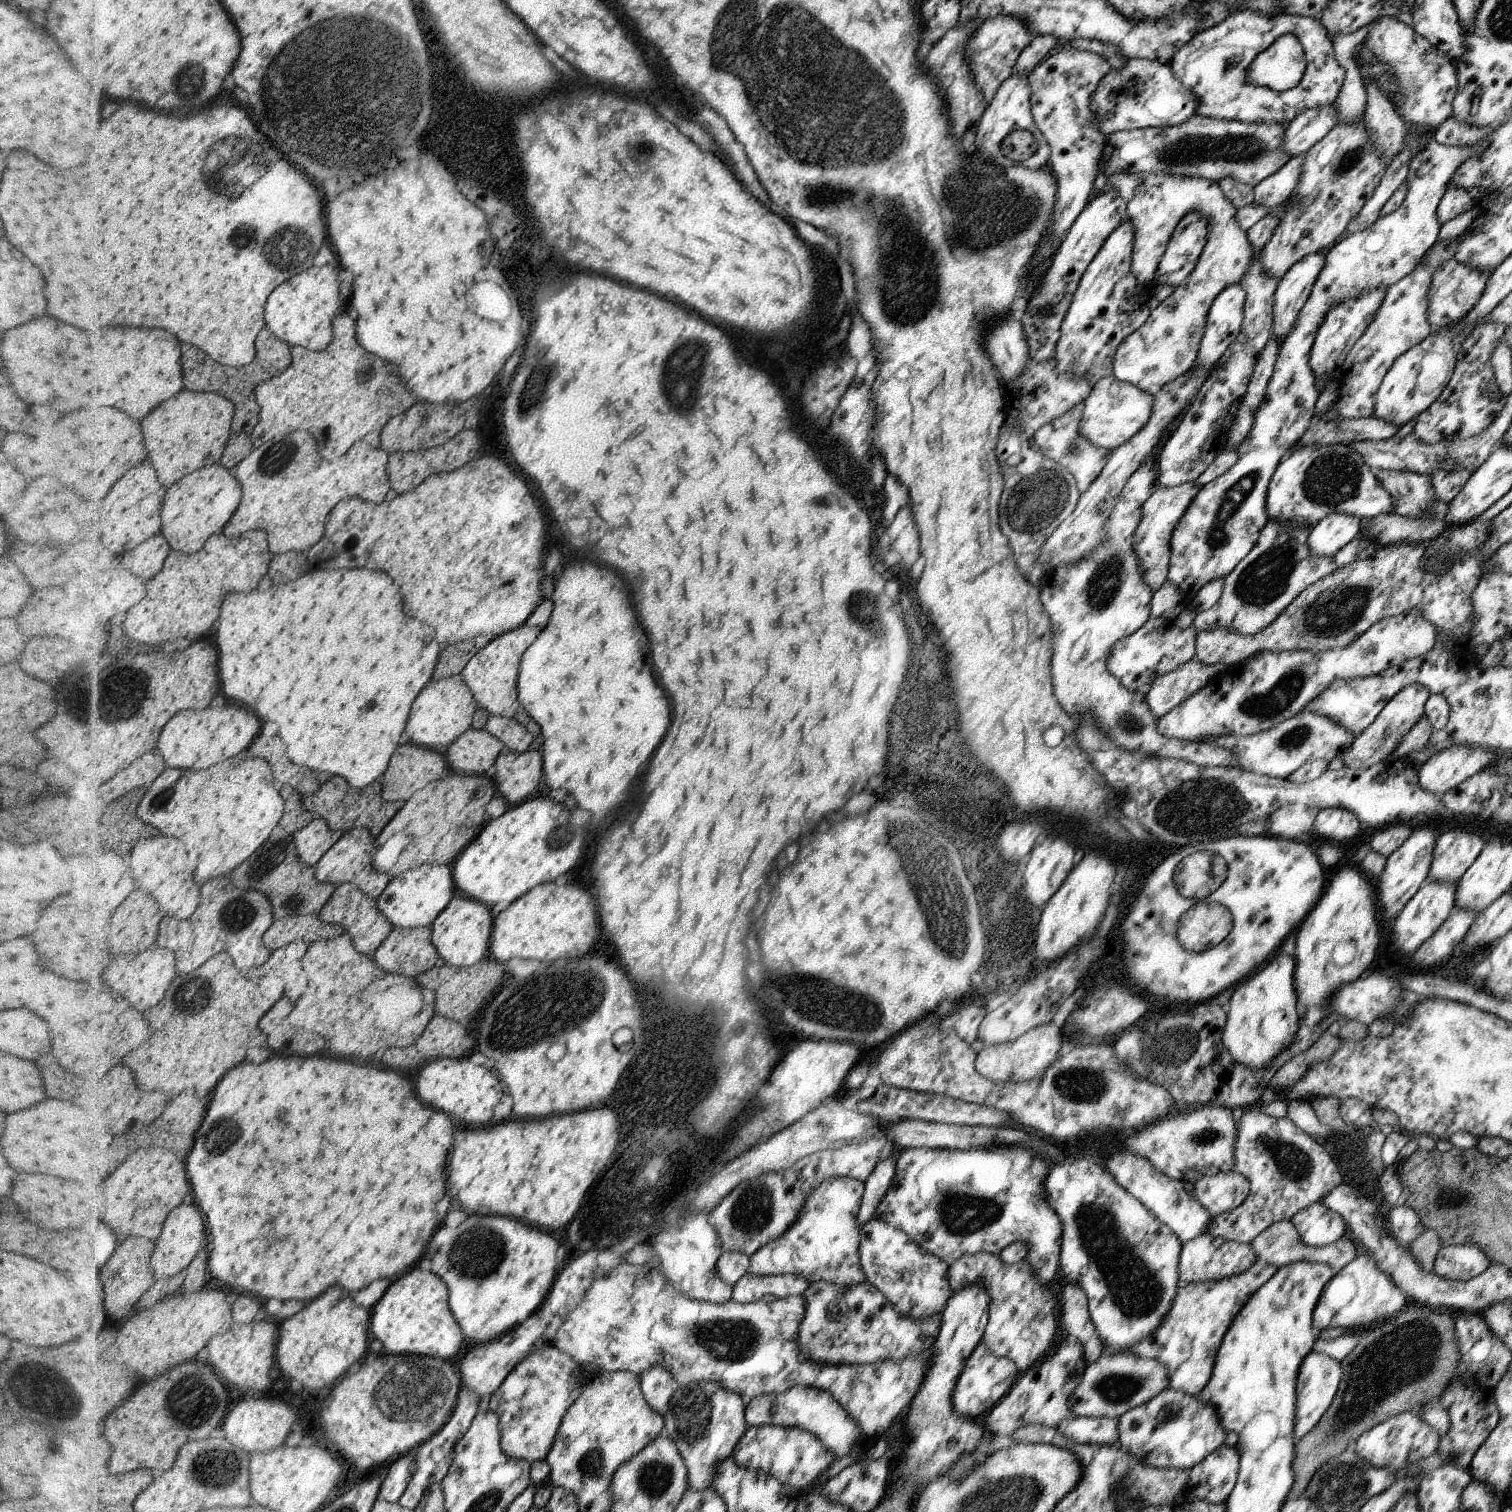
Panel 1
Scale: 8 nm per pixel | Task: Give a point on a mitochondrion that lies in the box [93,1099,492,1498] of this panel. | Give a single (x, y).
(410, 1392)

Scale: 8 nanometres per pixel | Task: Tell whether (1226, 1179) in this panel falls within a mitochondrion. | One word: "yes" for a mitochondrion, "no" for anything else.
no

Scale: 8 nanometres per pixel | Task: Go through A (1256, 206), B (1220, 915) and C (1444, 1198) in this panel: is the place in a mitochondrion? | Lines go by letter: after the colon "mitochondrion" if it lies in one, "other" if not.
A: other
B: mitochondrion
C: mitochondrion

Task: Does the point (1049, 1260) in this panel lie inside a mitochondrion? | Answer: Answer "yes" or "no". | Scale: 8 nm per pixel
no

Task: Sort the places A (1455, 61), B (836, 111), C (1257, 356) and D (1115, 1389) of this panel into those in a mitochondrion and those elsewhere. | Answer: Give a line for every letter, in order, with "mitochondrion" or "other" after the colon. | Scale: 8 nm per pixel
A: other
B: mitochondrion
C: other
D: mitochondrion

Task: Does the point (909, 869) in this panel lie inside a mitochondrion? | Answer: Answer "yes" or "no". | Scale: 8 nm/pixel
yes

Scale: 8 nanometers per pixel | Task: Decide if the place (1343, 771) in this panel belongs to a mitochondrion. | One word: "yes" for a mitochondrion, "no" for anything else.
no

